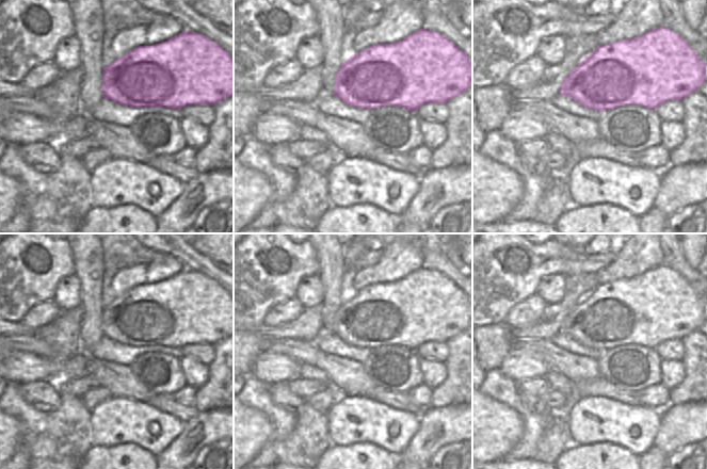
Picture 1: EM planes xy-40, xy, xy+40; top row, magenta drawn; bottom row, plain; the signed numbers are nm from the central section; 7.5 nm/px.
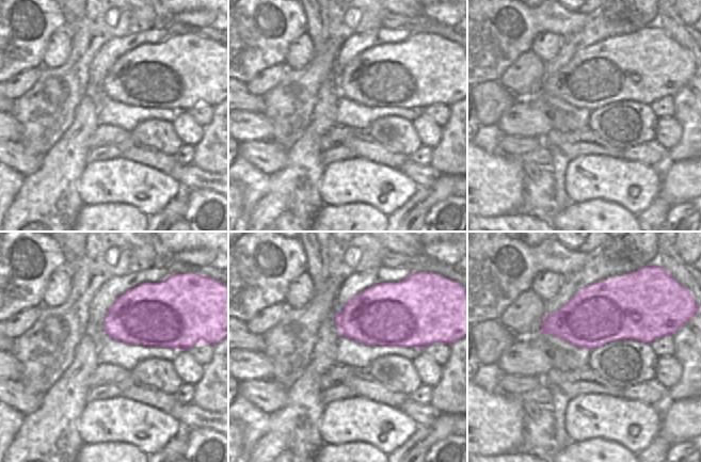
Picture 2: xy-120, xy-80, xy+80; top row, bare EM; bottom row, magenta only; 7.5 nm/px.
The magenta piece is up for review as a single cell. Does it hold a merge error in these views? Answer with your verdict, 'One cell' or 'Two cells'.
Two cells.

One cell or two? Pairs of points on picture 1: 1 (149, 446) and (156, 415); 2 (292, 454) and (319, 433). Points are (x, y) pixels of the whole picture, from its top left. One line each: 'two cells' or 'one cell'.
1: one cell
2: one cell

